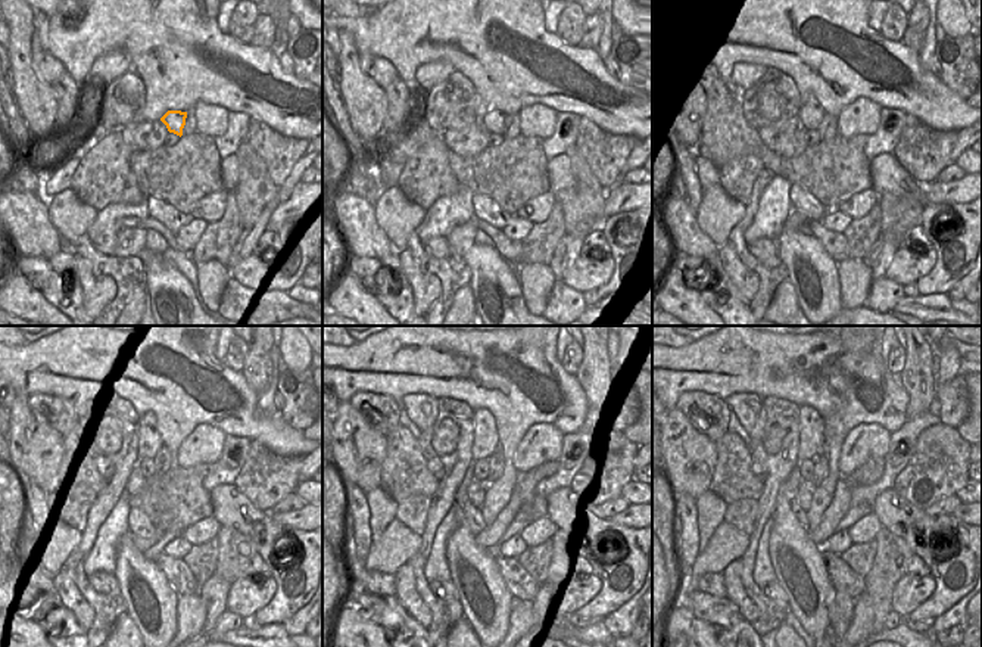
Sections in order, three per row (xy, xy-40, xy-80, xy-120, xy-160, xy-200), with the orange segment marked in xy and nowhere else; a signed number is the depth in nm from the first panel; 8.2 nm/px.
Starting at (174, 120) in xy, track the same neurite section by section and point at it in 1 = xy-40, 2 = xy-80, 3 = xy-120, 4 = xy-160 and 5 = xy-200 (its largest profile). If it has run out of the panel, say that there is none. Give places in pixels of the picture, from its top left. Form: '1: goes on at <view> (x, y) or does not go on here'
1: goes on at xy-40 (504, 120)
2: goes on at xy-80 (811, 114)
3: goes on at xy-120 (150, 442)
4: goes on at xy-160 (485, 441)
5: goes on at xy-200 (811, 426)

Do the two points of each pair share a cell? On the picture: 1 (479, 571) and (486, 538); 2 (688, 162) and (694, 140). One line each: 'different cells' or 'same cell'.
1: different cells
2: different cells

